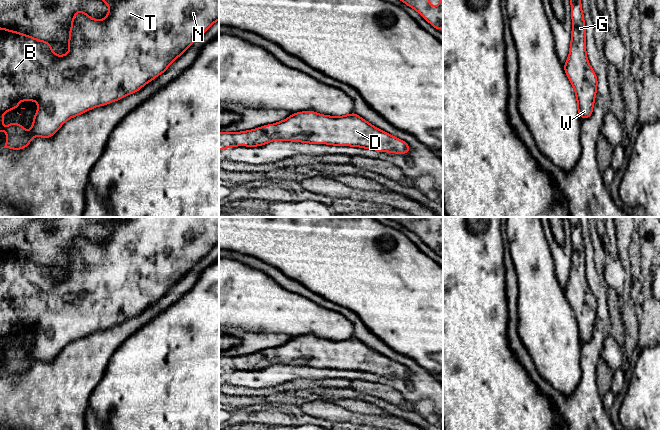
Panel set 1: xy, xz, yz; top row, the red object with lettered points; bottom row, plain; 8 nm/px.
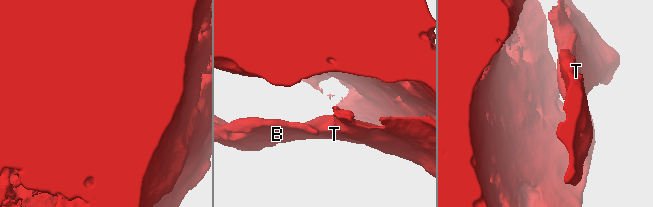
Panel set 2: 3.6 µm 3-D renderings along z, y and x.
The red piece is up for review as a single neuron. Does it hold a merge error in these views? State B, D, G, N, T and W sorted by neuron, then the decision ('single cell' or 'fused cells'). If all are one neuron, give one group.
B D G N T W | single cell

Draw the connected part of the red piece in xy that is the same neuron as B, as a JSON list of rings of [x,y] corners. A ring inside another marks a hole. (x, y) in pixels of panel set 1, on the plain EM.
[[[111,217],[87,218],[99,220],[110,234],[103,244],[96,244],[78,233],[72,241],[69,276],[65,279],[55,278],[47,265],[0,251],[0,357],[5,354],[7,361],[2,372],[24,373],[35,360],[53,360],[70,342],[136,317],[164,297],[176,282],[219,243],[219,217],[123,217],[120,220]],[[26,324],[38,327],[30,356],[13,346],[4,353],[3,338],[13,332],[18,334],[21,332],[18,326]]]

